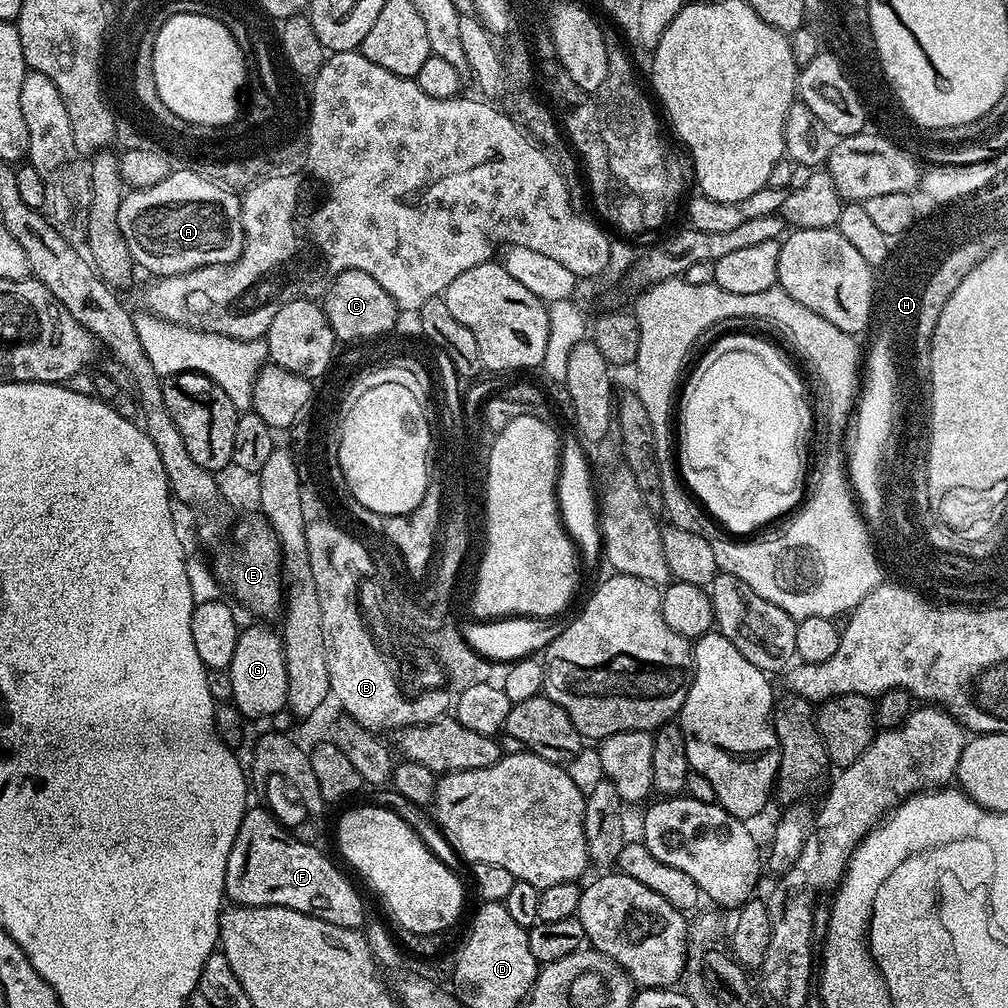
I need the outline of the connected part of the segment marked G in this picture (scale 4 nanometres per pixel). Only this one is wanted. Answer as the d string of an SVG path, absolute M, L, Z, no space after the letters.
M252 622L247 626L241 627L238 646L234 646L234 658L230 666L226 669L228 684L232 687L232 700L236 703L236 708L248 720L264 720L267 716L276 716L281 711L285 711L288 703L286 694L286 654L284 653L284 642L279 631L267 628L267 623Z

